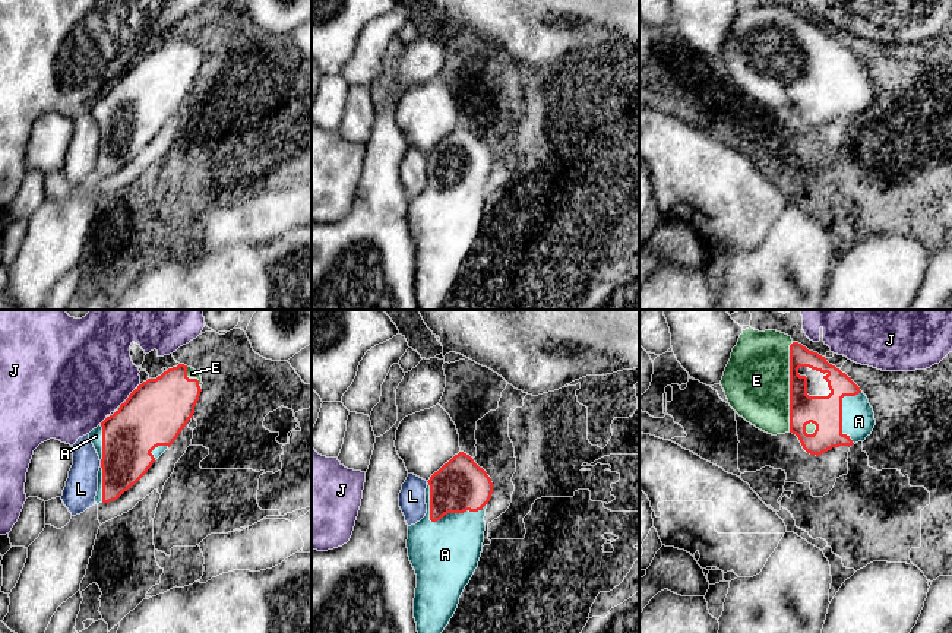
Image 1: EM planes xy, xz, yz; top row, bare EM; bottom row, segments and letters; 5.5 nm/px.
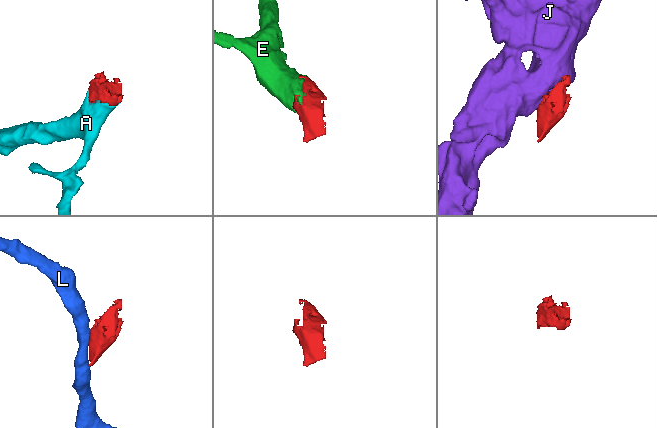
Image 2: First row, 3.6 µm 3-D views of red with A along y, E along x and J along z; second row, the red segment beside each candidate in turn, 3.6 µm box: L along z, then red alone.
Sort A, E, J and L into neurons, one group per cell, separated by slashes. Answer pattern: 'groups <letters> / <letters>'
groups A E / J / L

